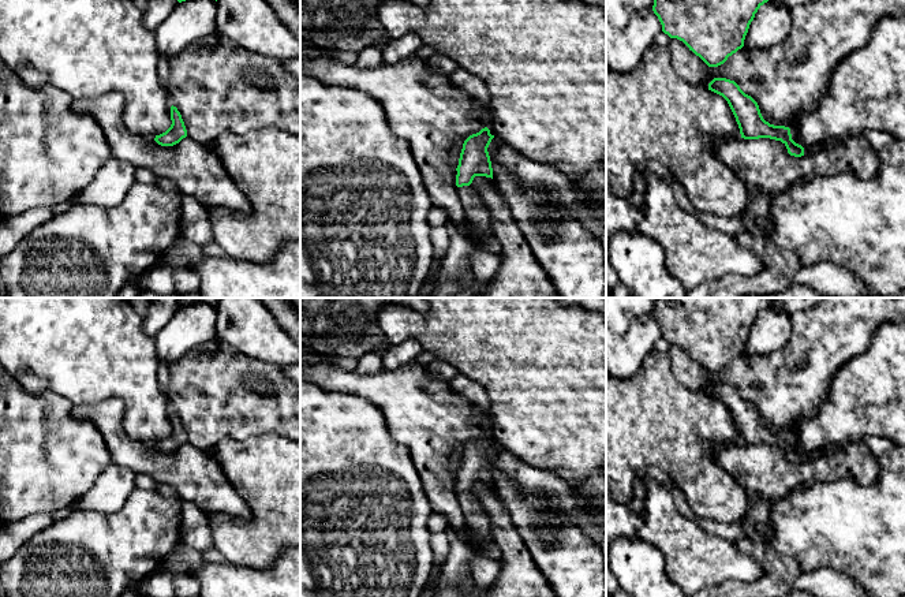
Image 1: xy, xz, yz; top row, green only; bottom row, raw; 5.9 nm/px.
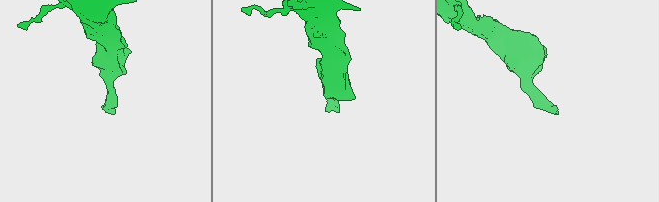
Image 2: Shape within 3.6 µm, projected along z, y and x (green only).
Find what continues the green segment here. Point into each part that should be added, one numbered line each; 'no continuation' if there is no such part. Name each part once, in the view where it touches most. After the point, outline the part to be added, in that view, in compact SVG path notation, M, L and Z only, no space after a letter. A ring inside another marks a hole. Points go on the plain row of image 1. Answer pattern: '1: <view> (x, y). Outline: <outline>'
1: xz (477, 525). Outline: M459 493L459 501L464 514L464 531L448 529L450 542L449 556L442 566L442 575L434 597L464 597L460 582L471 575L470 560L480 557L482 552L472 541L490 537L490 520L475 495Z

